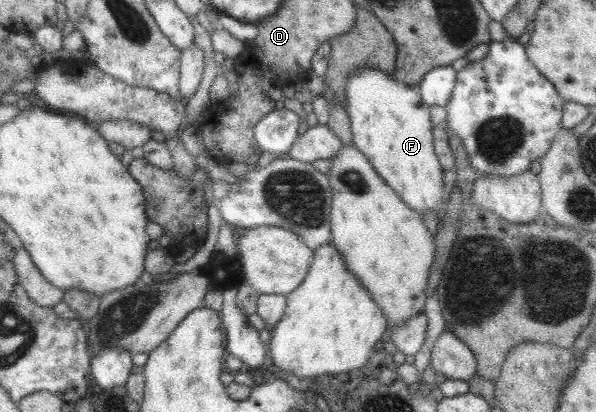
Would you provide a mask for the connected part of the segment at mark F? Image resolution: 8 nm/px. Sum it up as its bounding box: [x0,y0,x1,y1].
[345,65,444,215]

